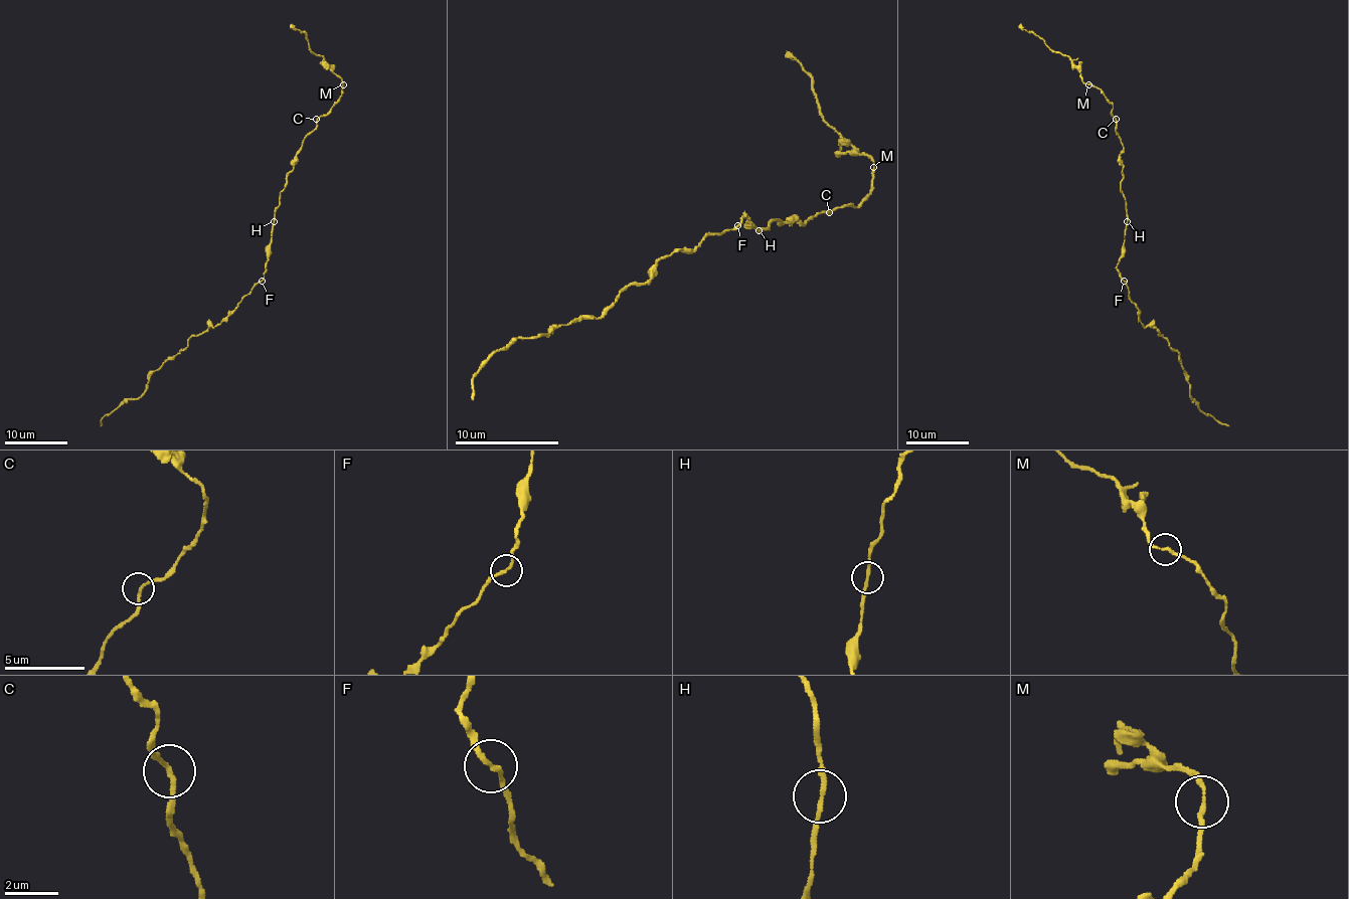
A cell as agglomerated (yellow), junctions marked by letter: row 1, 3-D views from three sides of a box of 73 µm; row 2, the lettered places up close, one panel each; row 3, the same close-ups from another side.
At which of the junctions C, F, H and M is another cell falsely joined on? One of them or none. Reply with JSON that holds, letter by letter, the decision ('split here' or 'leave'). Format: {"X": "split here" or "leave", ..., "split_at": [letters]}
{"C": "leave", "F": "leave", "H": "leave", "M": "leave", "split_at": []}

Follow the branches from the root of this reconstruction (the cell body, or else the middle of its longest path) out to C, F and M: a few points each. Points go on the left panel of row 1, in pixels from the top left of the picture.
C: (271, 241), (274, 210), (279, 205), (280, 193), (302, 141), (316, 127), (316, 119)
F: (271, 241), (271, 254), (261, 282)
M: (271, 241), (274, 210), (293, 169), (293, 160), (302, 141), (316, 127), (316, 121), (340, 97), (343, 84)

